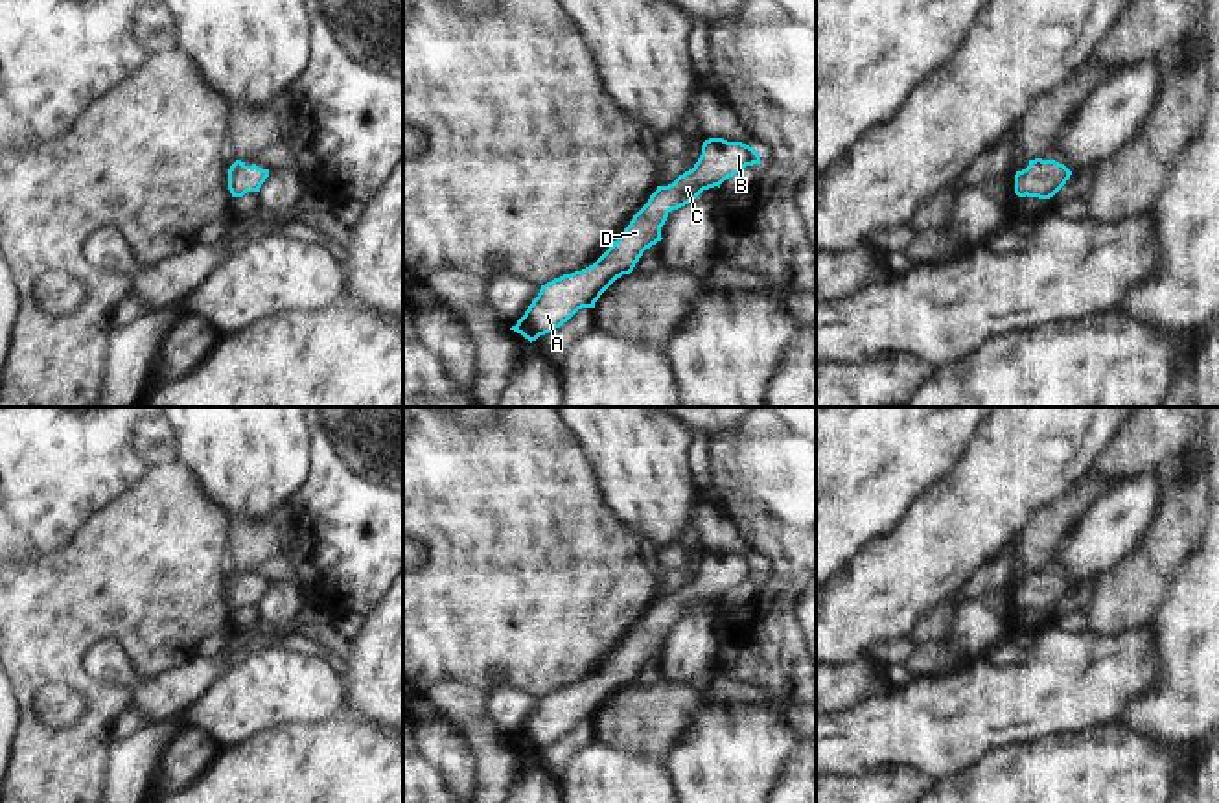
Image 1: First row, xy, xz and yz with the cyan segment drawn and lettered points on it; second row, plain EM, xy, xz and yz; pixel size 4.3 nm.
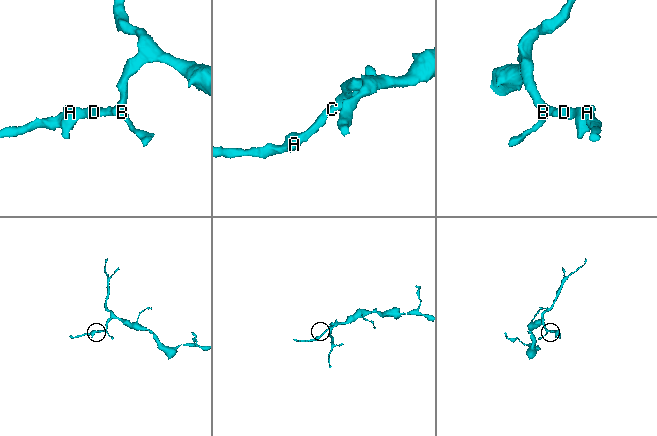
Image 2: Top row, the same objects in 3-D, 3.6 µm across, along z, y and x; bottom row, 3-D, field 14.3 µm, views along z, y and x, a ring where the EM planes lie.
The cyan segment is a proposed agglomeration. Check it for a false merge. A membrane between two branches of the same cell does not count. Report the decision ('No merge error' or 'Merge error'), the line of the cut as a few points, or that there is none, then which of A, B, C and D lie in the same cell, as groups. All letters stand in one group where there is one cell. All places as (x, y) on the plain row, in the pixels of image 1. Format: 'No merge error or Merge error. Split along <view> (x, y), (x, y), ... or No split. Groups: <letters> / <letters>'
No merge error. No split. Groups: A B C D

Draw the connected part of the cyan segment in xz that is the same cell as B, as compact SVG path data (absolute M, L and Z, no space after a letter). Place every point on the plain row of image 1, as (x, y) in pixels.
M709 551L702 558L702 567L692 582L679 588L668 599L657 599L648 615L633 628L624 645L613 654L613 658L589 680L563 687L541 698L538 709L532 713L525 727L510 742L521 746L530 755L540 748L545 748L563 735L567 735L578 722L595 720L600 707L622 687L630 687L646 661L661 654L661 639L668 626L694 613L703 602L714 600L742 584L746 578L760 576L760 567L742 556L727 554L724 551Z

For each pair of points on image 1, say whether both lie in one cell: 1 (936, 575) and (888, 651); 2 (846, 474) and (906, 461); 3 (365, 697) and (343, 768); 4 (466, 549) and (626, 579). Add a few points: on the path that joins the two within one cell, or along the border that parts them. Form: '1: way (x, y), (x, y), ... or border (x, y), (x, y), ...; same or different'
1: border (908, 634), (897, 640), (877, 641), (864, 654); different
2: way (860, 461), (892, 461); same
3: border (345, 708), (383, 728); different
4: way (507, 549), (540, 579), (586, 579); same

